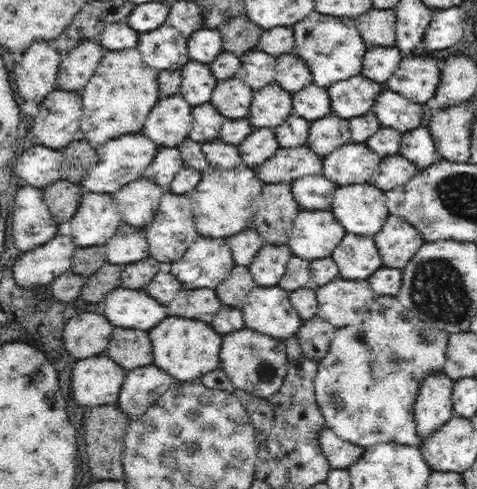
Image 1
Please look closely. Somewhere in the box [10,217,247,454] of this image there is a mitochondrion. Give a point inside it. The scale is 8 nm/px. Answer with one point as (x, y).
(33, 377)

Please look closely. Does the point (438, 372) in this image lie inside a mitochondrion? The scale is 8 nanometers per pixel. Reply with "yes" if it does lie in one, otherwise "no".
no

